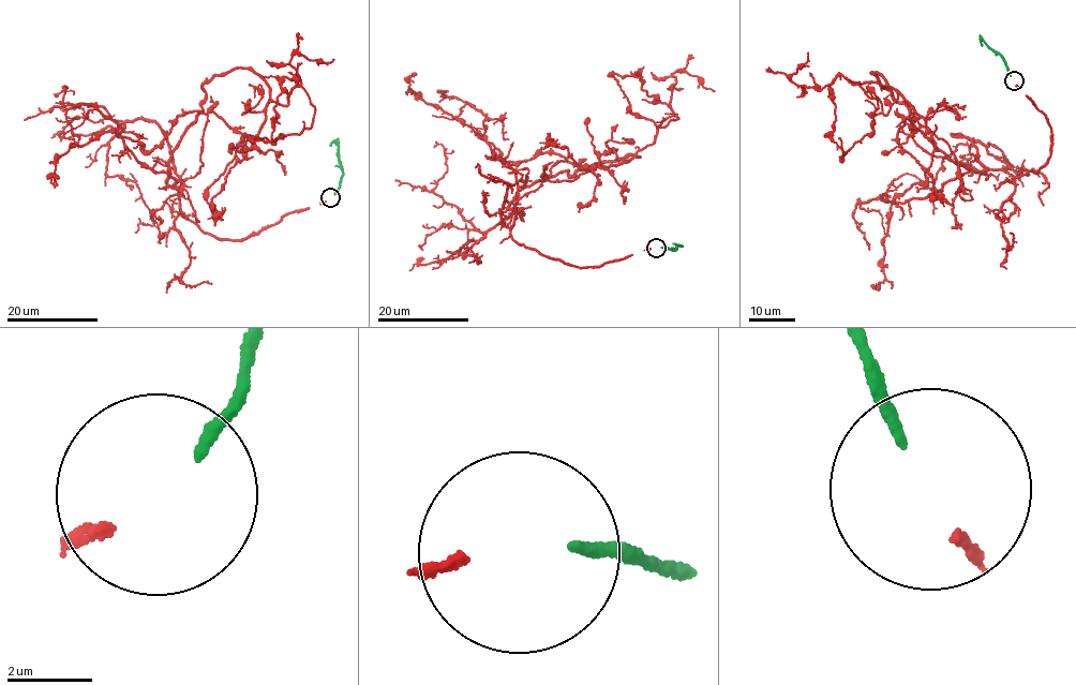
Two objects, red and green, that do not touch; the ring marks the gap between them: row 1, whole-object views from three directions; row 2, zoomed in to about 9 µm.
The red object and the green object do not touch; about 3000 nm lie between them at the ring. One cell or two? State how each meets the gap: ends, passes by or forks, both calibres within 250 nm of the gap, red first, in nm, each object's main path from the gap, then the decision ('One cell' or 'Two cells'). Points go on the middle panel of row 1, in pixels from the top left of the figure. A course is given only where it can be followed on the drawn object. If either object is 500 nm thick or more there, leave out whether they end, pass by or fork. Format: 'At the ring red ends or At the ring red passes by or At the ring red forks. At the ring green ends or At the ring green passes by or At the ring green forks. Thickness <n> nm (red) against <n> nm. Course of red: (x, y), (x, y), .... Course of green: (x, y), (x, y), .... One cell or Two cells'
At the ring red ends. At the ring green ends. Thickness 240 nm (red) against 280 nm. Course of red: (651, 249), (581, 268), (519, 243), (518, 190), (638, 155), (505, 162), (418, 97), (416, 73). Course of green: (660, 247), (675, 250), (680, 246), (672, 243). One cell

